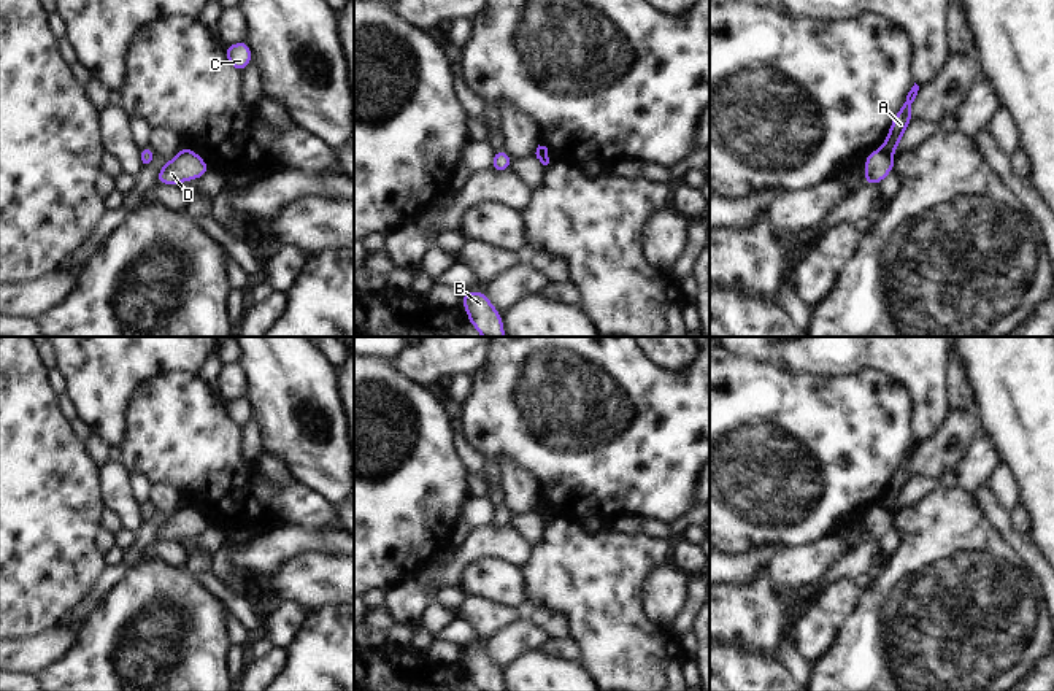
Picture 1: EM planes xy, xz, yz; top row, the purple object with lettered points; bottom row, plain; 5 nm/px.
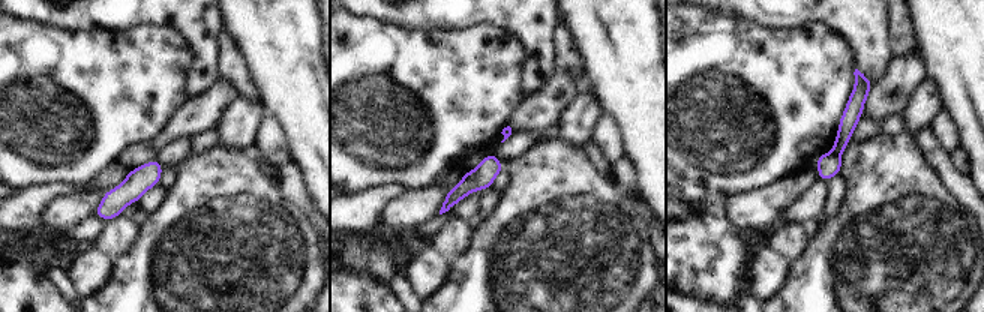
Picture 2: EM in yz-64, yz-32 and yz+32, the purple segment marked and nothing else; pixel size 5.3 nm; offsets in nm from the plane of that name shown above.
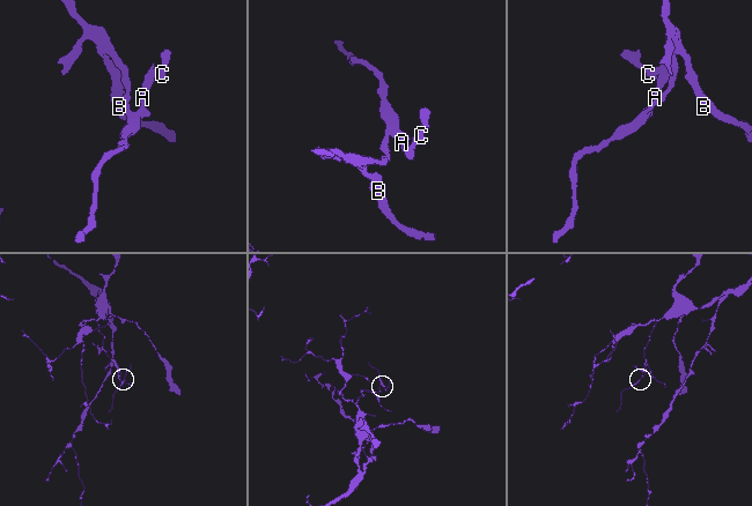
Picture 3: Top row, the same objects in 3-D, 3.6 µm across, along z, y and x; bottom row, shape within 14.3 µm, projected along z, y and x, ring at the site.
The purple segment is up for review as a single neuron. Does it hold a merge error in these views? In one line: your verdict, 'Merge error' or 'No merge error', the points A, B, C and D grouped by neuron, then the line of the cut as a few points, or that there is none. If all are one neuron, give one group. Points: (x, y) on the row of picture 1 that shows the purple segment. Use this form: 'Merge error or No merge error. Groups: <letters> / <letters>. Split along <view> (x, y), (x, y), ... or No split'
Merge error. Groups: A C / B D. Split along yz (880, 148), (892, 156).

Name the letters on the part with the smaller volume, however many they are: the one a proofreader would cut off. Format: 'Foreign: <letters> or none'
Foreign: A, C

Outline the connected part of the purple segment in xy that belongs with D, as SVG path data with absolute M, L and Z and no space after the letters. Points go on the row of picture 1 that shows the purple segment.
M179 149L171 160L162 165L156 183L179 186L183 181L195 181L208 172L210 167L202 156L192 149Z

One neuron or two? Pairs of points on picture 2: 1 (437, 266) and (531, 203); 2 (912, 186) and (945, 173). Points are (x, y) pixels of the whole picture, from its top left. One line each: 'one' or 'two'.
1: two
2: two

